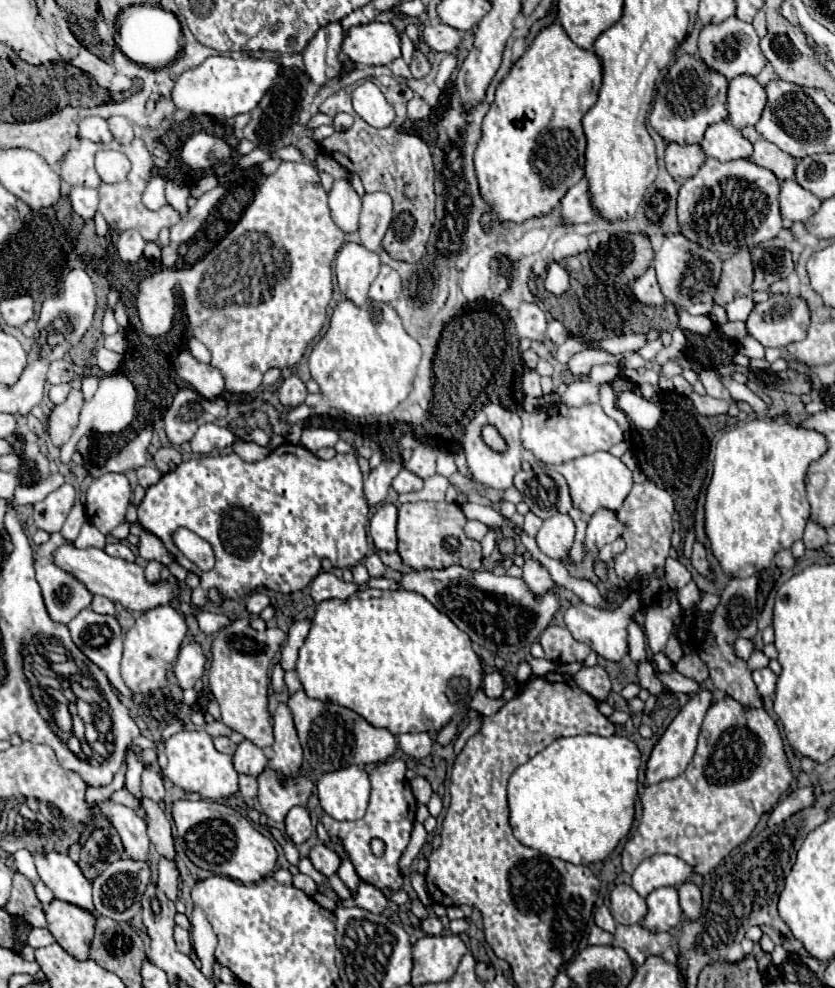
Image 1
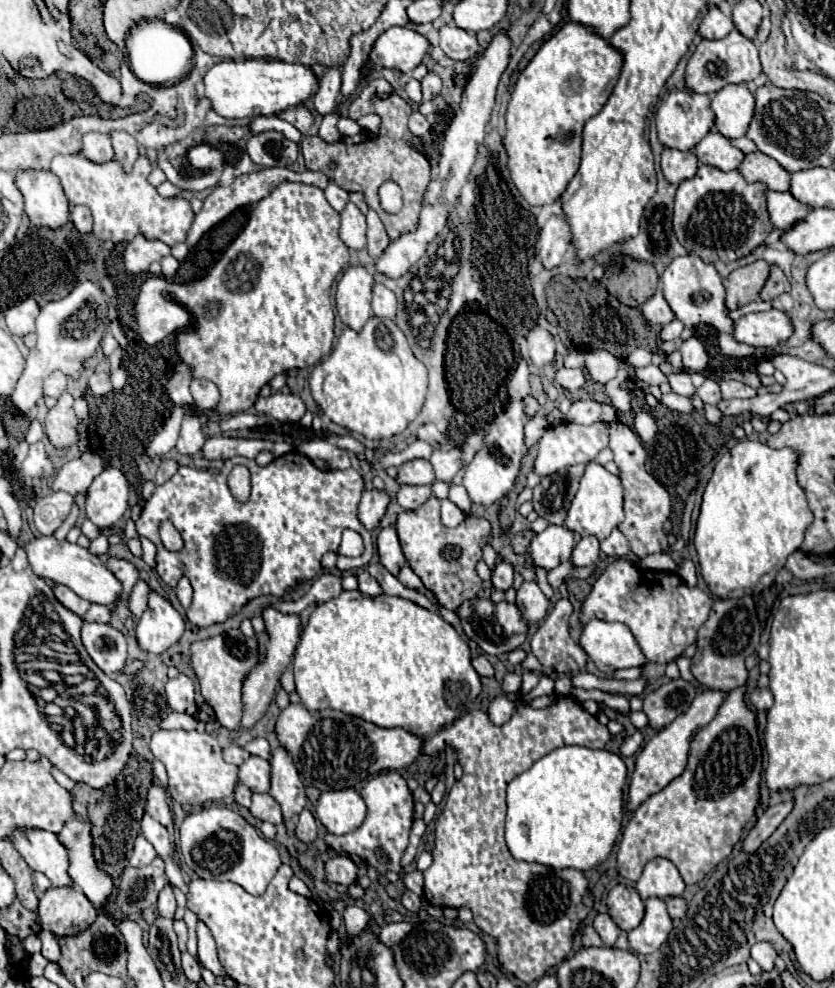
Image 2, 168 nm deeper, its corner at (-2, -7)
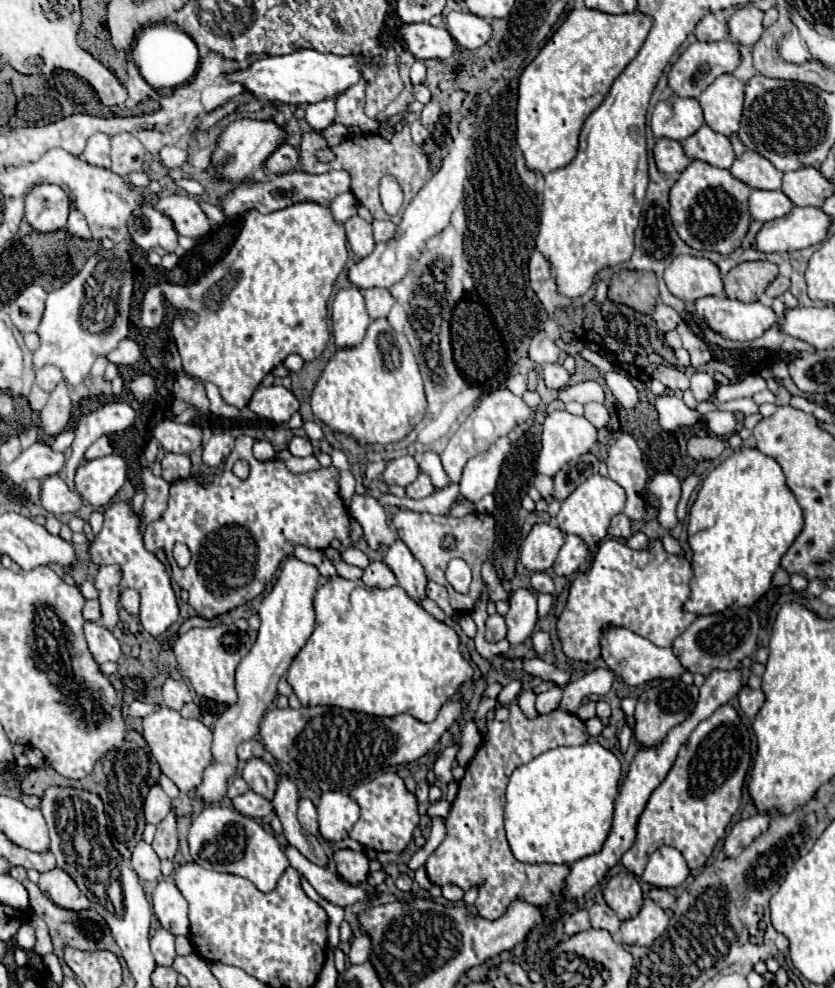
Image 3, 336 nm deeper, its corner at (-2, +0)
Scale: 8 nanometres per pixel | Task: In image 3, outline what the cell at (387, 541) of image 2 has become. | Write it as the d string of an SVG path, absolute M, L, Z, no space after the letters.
M397 539L387 551L385 551L385 563L391 567L391 571L395 573L399 585L407 591L407 595L413 601L421 601L425 599L425 571L421 567L421 563L413 557L413 553L407 549L407 545Z

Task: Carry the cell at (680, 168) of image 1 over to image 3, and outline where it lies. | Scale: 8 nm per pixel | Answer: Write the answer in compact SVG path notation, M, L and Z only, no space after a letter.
M659 139L653 147L653 157L661 173L681 173L691 163L675 139Z

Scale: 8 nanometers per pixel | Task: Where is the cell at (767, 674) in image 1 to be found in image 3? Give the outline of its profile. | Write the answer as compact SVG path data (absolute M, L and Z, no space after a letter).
M743 687L743 689L739 691L741 711L743 711L749 719L753 719L753 717L757 715L757 711L761 709L761 703L765 703L765 695L763 695L761 689L755 691L755 689L751 689L751 687Z

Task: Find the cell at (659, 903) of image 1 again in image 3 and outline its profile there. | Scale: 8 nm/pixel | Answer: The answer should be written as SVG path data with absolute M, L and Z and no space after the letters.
M645 899L637 917L621 923L621 943L625 945L651 945L665 929L669 917L661 907L657 907L651 899Z

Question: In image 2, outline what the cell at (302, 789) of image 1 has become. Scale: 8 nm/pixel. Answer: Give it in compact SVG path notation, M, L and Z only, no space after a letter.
M265 792L265 794L253 794L253 804L251 804L251 814L263 822L271 824L283 824L283 814L281 806L277 806L277 800Z

